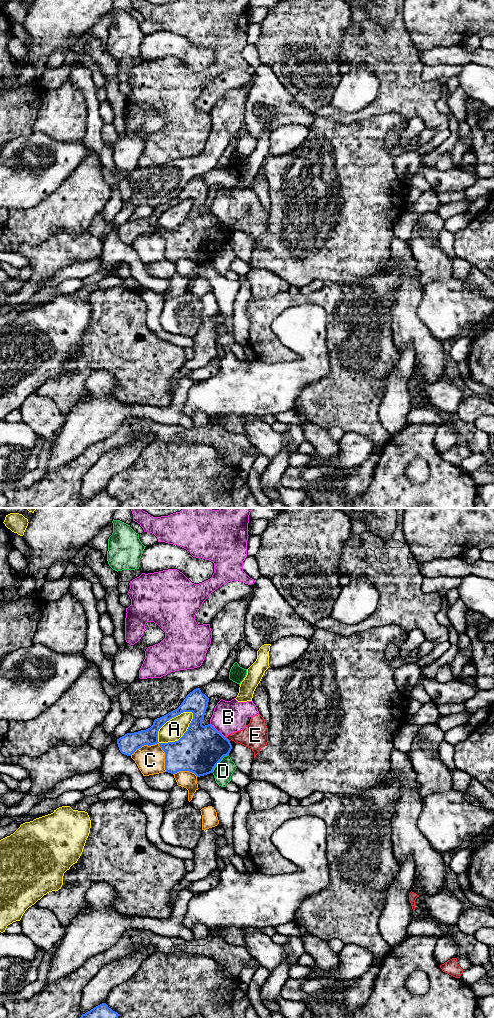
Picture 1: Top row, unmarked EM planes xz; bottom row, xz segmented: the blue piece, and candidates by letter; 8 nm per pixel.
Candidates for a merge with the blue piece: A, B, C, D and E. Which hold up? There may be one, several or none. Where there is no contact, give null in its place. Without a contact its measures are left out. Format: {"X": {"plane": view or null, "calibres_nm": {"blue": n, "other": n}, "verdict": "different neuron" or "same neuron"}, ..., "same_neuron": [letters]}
{"A": {"plane": "xz", "calibres_nm": {"blue": 180, "other": 170}, "verdict": "different neuron"}, "B": {"plane": "xz", "calibres_nm": {"blue": 360, "other": 260}, "verdict": "different neuron"}, "C": {"plane": "xz", "calibres_nm": {"blue": 280, "other": 220}, "verdict": "different neuron"}, "D": {"plane": "xz", "calibres_nm": {"blue": 360, "other": 150}, "verdict": "different neuron"}, "E": {"plane": "xz", "calibres_nm": {"blue": 360, "other": 200}, "verdict": "different neuron"}, "same_neuron": []}

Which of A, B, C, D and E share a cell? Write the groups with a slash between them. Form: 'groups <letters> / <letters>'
groups A / B E / C / D

